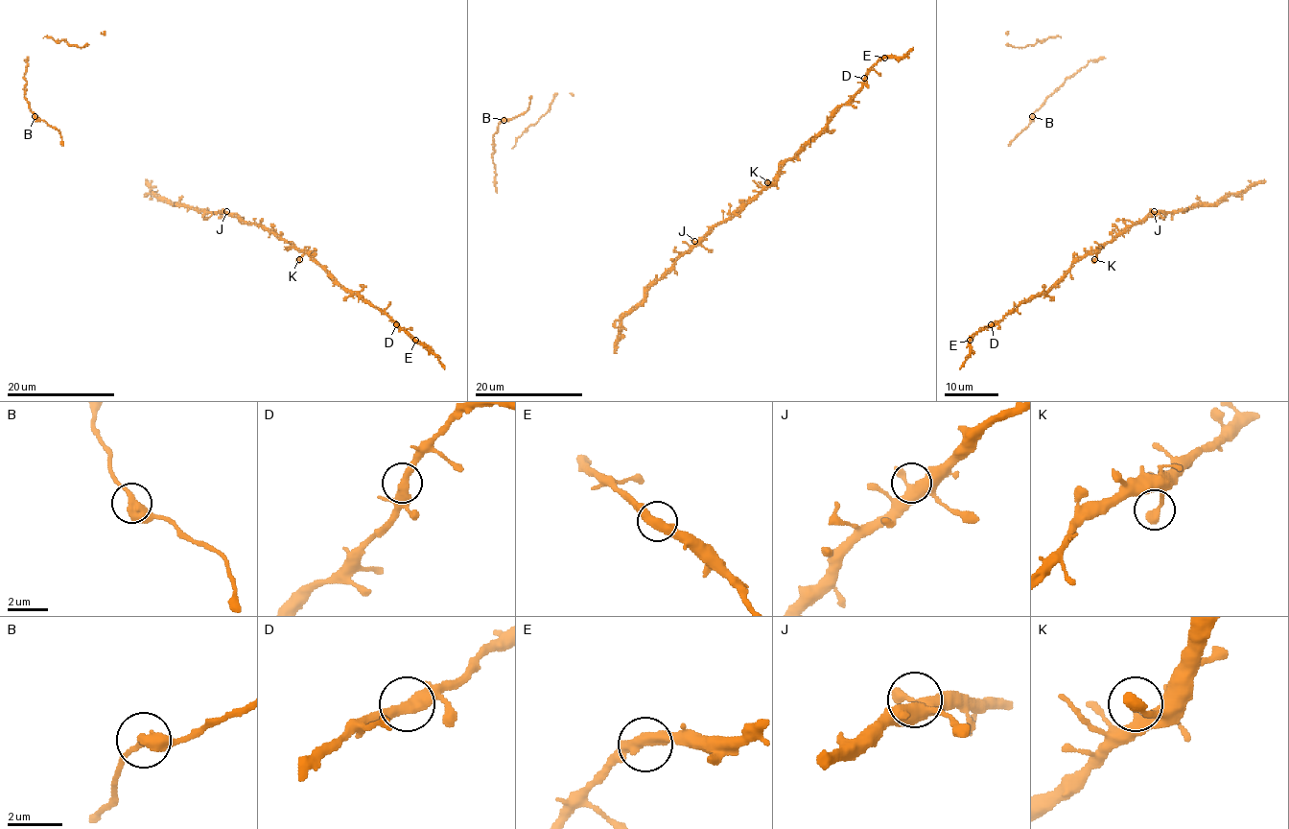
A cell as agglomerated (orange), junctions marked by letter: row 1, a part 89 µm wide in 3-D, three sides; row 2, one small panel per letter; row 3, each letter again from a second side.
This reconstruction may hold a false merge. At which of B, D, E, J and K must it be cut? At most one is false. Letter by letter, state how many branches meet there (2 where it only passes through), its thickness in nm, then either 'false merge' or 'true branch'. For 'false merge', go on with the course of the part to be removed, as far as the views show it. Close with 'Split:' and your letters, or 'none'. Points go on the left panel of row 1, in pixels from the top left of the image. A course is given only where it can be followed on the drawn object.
B: branches 2; calibre 440 nm; true branch
D: branches 2; calibre 440 nm; true branch
E: branches 2; calibre 440 nm; true branch
J: branches 2; calibre 500 nm; true branch
K: branches 1; calibre 480 nm; true branch
Split: none

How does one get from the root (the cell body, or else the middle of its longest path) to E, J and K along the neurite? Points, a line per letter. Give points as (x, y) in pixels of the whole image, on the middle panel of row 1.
E: (687, 252), (714, 226), (733, 218), (750, 203), (773, 180), (777, 171), (861, 86), (866, 74), (884, 58)
J: (687, 252), (694, 241)
K: (687, 252), (714, 226), (733, 218), (770, 187), (771, 184), (767, 182)

